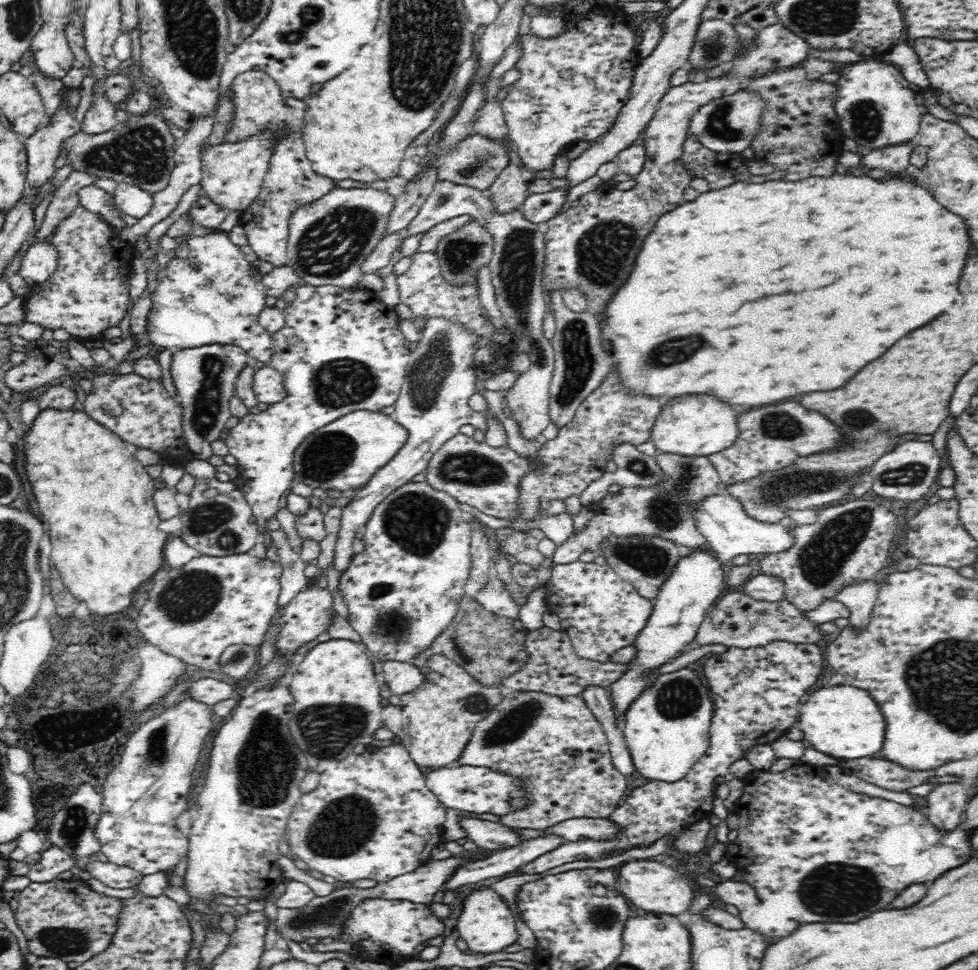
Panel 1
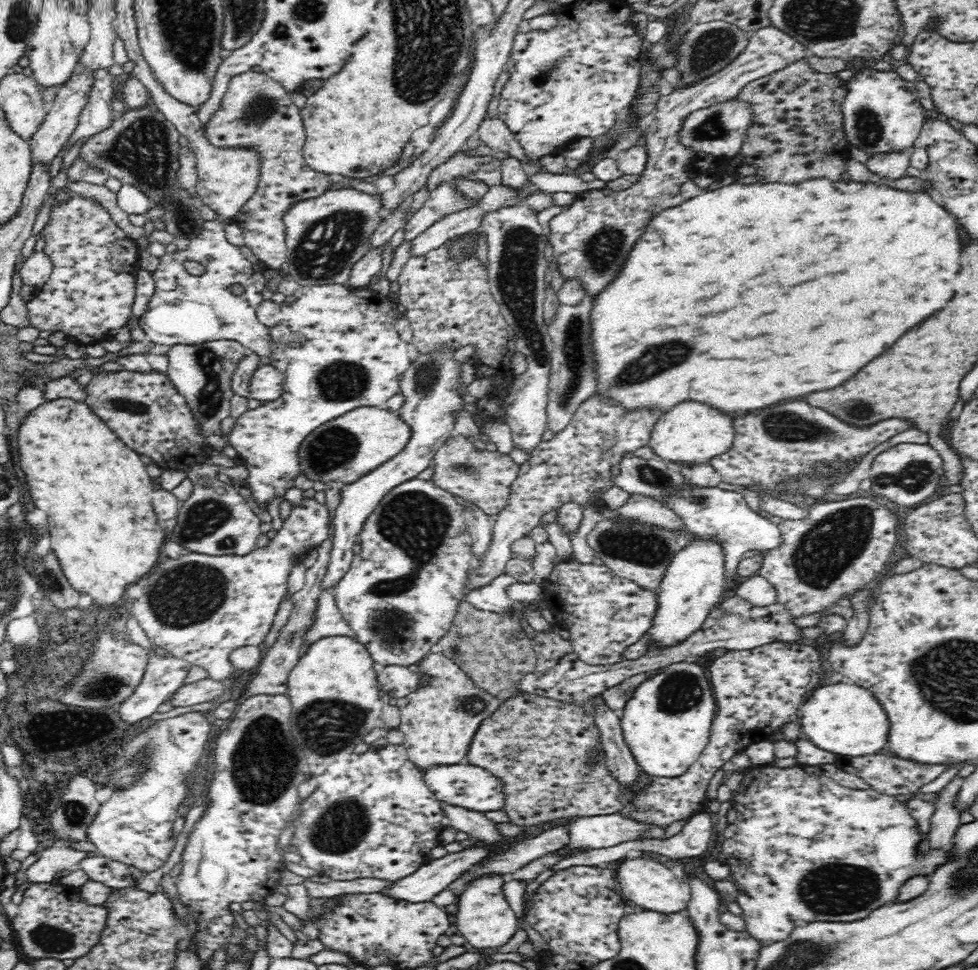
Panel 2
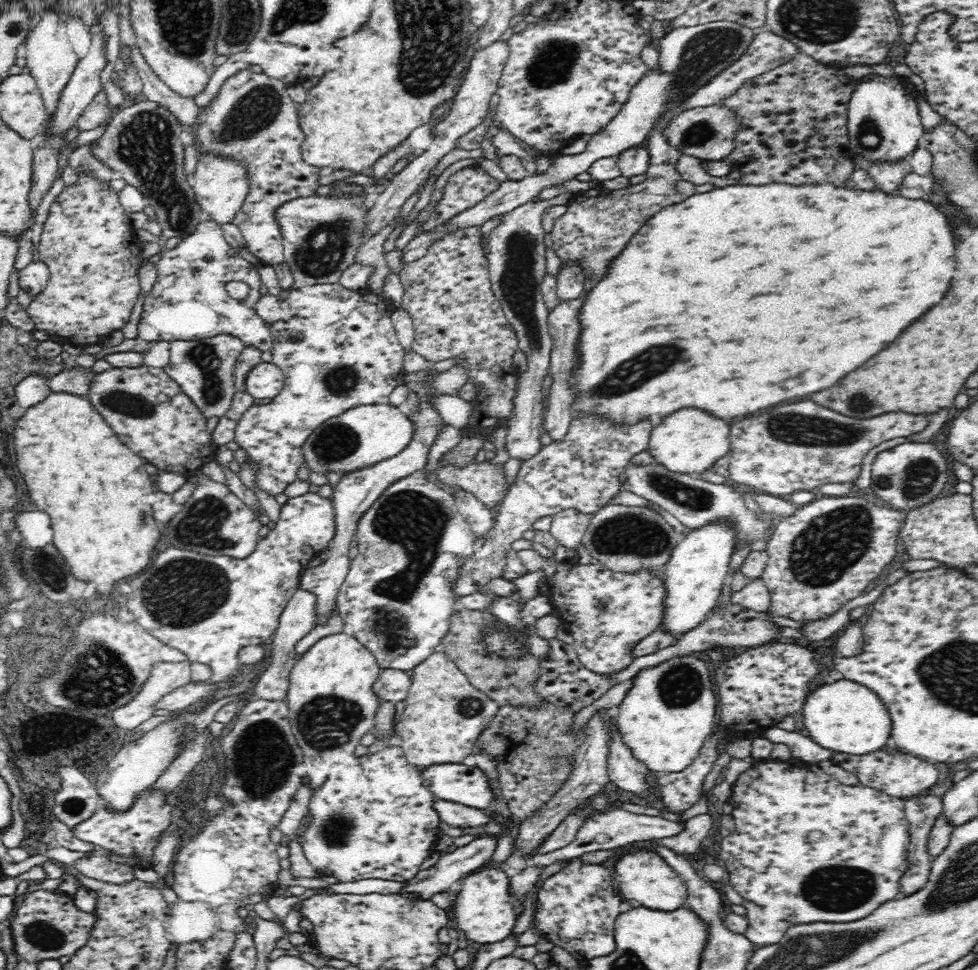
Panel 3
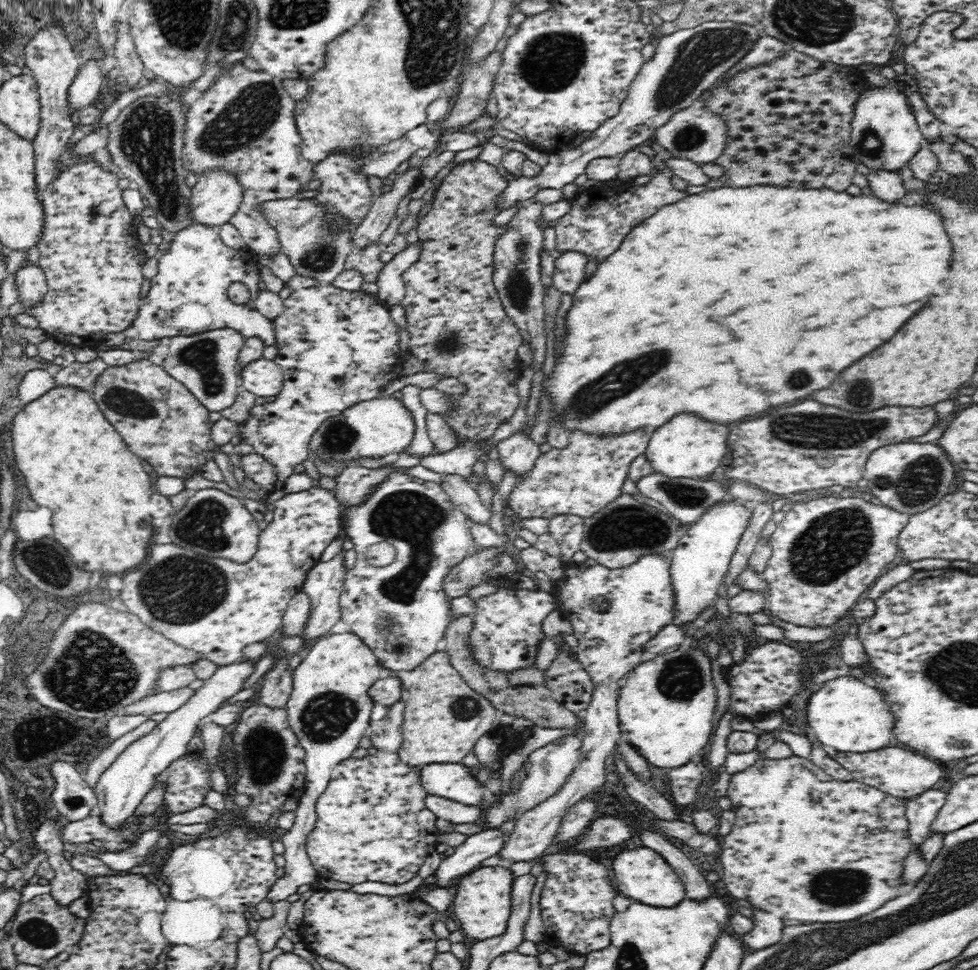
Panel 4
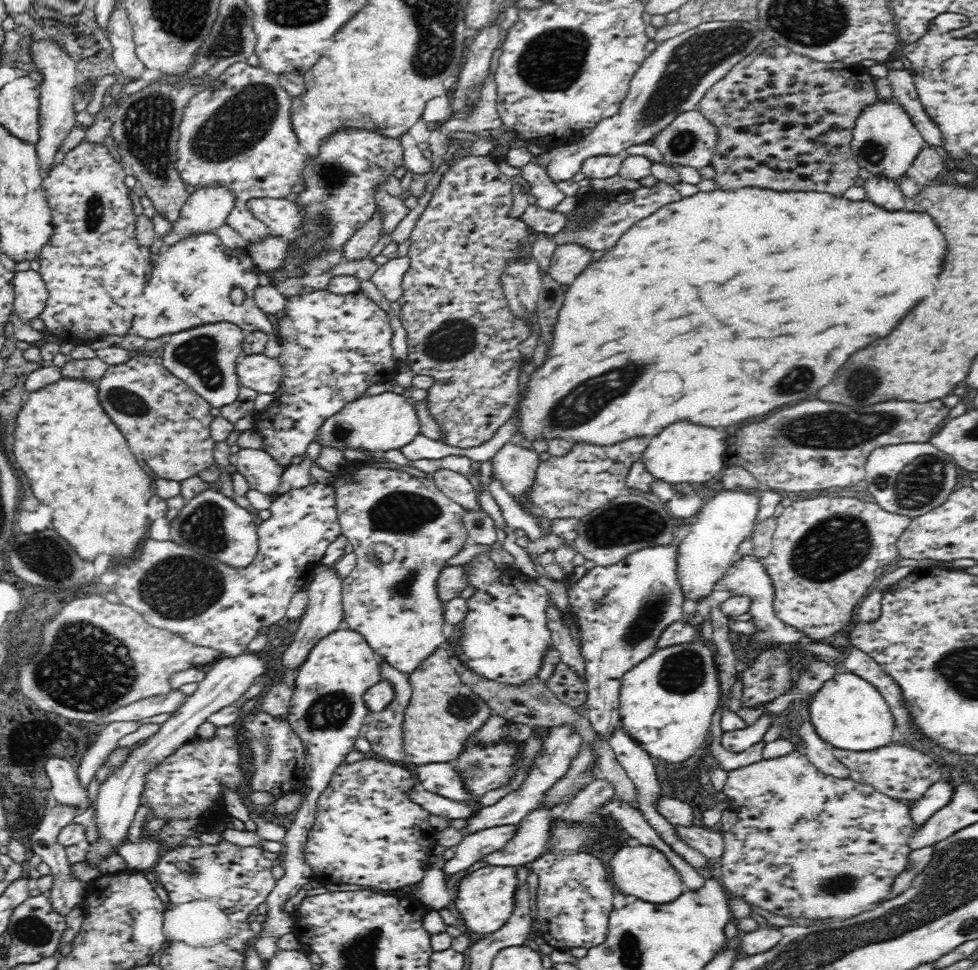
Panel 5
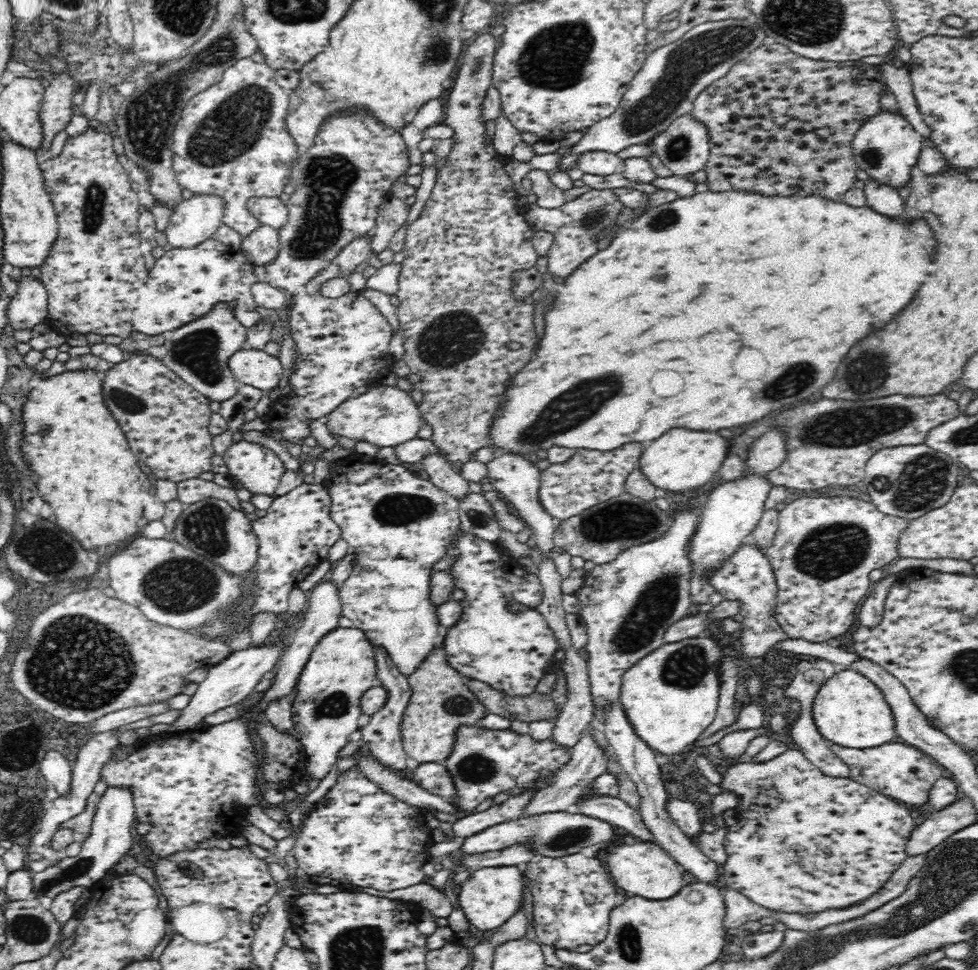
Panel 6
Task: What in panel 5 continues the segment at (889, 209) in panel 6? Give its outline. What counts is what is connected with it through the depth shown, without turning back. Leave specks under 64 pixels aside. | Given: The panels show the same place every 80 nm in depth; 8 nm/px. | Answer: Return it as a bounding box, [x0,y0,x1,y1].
[863,176,906,210]

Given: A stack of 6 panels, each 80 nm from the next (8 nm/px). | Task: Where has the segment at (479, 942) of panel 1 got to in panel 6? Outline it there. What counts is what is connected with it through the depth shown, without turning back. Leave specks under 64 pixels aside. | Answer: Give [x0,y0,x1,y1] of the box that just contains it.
[458,865,525,933]

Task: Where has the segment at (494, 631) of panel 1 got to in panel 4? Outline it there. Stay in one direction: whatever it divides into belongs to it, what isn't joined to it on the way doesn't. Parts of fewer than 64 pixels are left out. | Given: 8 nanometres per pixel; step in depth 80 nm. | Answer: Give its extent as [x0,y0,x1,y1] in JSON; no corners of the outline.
[444,615,585,737]

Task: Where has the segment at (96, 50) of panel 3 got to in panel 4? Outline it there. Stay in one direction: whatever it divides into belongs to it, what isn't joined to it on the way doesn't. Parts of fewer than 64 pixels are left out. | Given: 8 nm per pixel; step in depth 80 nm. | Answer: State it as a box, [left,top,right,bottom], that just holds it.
[68,60,106,112]

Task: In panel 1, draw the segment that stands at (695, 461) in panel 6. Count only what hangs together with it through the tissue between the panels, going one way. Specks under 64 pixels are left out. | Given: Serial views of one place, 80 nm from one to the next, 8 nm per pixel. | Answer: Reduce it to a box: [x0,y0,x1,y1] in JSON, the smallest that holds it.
[651,396,738,457]

